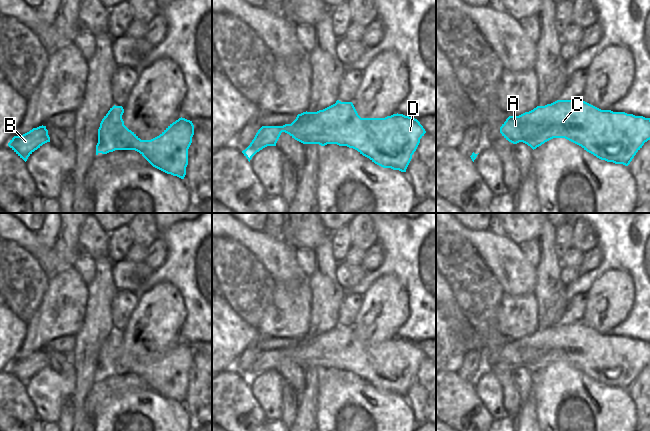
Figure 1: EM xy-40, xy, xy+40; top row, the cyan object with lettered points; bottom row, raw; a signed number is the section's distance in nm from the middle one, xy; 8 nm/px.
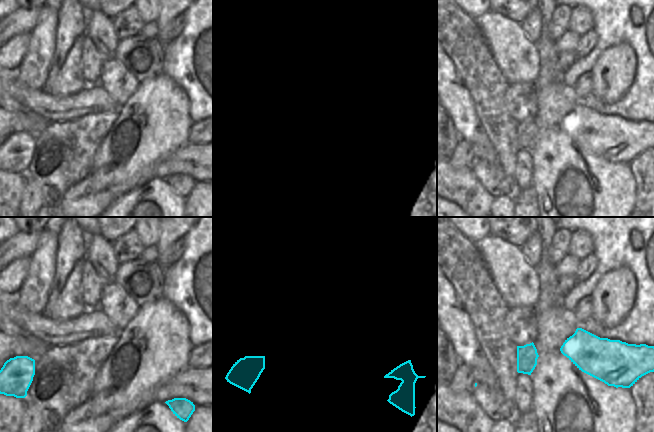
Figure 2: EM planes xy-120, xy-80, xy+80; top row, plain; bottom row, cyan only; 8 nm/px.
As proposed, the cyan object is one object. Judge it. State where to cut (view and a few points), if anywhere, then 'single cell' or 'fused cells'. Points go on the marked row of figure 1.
cut none; single cell

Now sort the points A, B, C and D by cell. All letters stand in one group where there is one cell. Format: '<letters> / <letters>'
A B C D

